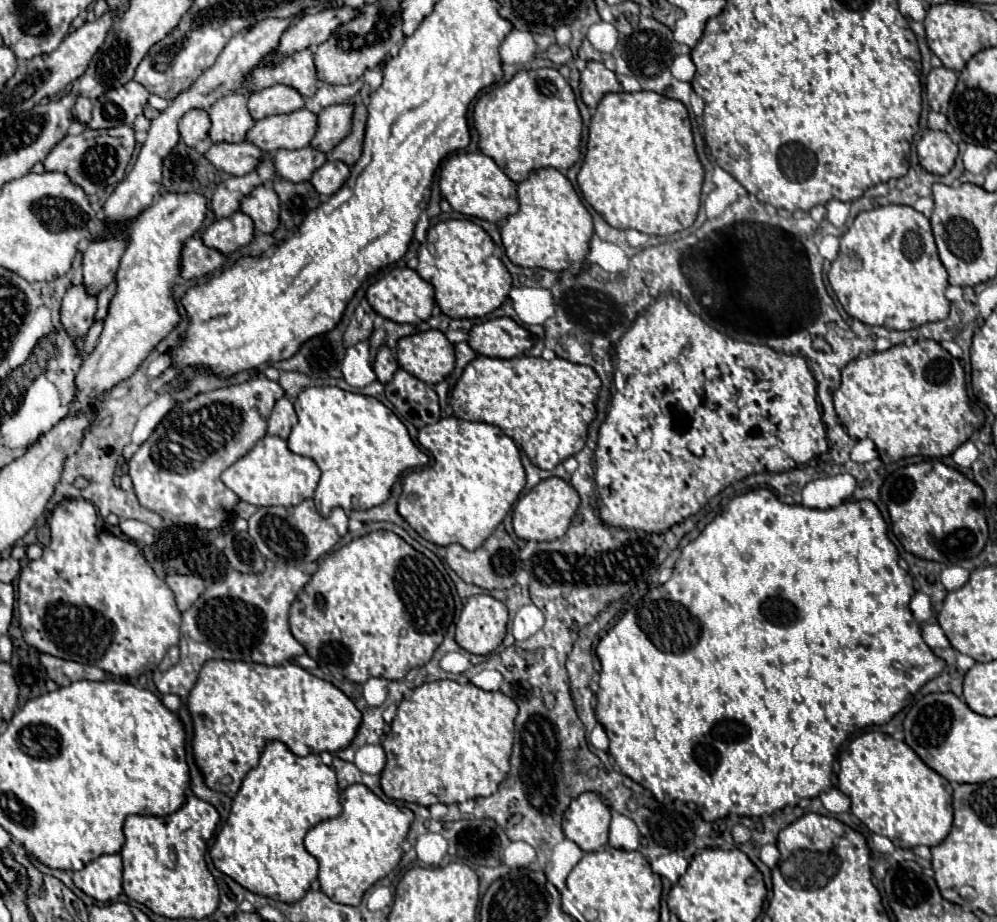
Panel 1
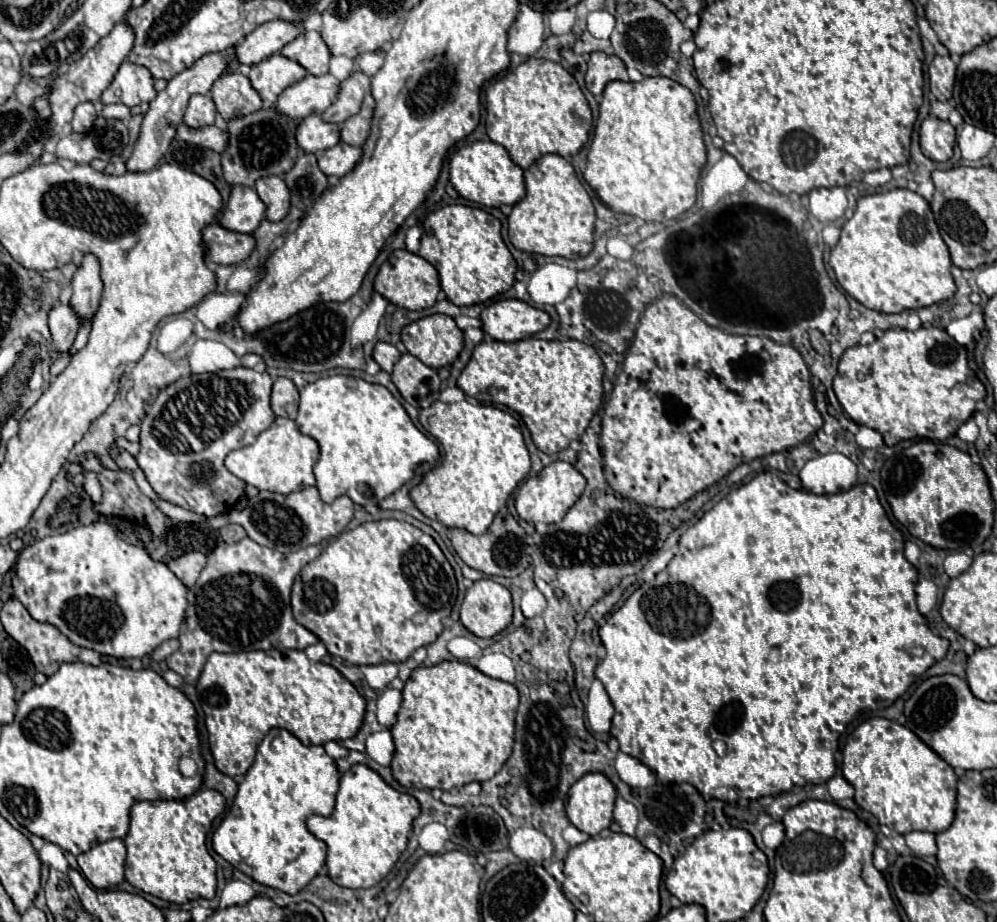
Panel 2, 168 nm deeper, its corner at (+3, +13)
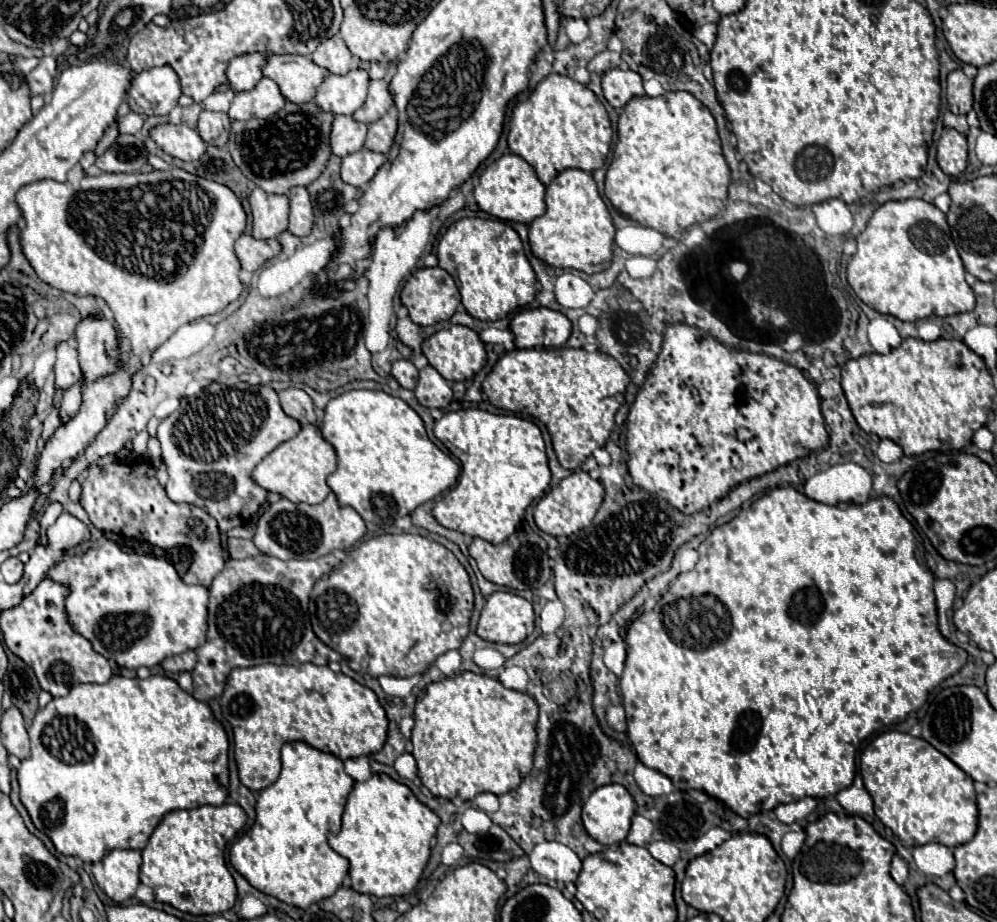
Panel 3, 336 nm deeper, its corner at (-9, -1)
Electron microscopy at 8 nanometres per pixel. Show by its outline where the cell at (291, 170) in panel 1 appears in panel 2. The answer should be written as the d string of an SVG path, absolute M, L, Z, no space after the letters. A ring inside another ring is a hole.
M307 116L297 126L297 146L305 154L317 154L339 142L339 124L327 124L321 116Z

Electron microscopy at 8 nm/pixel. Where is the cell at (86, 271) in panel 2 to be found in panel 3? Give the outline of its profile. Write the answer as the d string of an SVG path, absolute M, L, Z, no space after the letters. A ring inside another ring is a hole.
M81 320L75 332L75 340L83 372L83 386L117 370L117 334L109 320Z

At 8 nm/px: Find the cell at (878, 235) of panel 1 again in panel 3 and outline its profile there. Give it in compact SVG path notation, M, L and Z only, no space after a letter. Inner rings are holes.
M919 198L885 202L873 212L867 228L857 236L857 252L849 260L847 280L869 308L905 322L915 322L929 316L953 316L975 308L975 294L965 282L965 266L959 258L955 242L951 240L945 214Z

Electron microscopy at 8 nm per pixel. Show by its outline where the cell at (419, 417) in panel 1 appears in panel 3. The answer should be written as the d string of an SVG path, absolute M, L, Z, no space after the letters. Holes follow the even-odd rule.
M425 366L423 370L419 370L415 396L425 408L445 408L453 400L453 390L433 366Z

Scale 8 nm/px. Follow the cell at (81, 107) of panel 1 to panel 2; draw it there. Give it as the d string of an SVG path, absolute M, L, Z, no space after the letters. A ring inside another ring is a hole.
M81 102L75 108L75 116L73 116L71 128L75 132L87 132L93 126L93 120L95 120L95 108L93 108L93 104L91 102Z

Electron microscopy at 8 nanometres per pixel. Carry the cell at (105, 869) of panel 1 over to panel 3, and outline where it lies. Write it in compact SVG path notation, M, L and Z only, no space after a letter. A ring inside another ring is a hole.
M113 850L101 862L93 864L93 878L97 886L113 900L125 902L131 900L139 886L139 868L141 868L141 852L139 850Z

